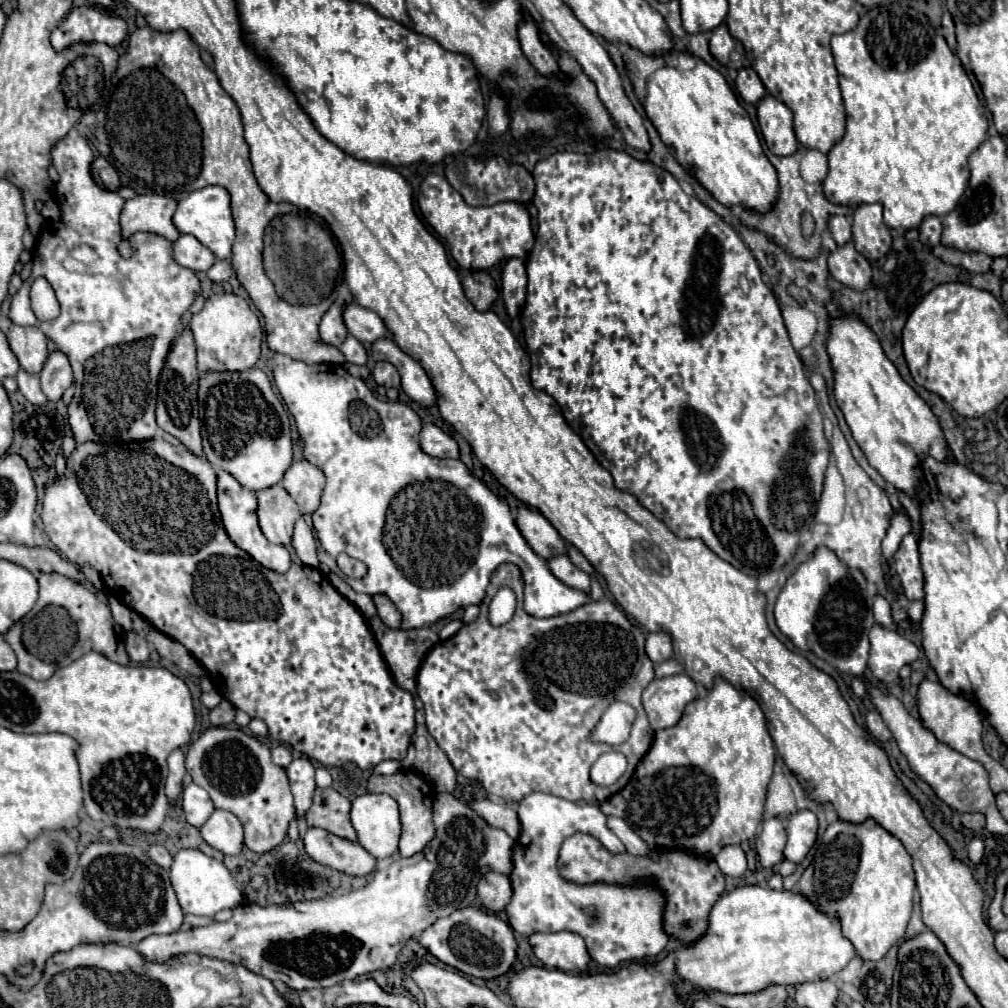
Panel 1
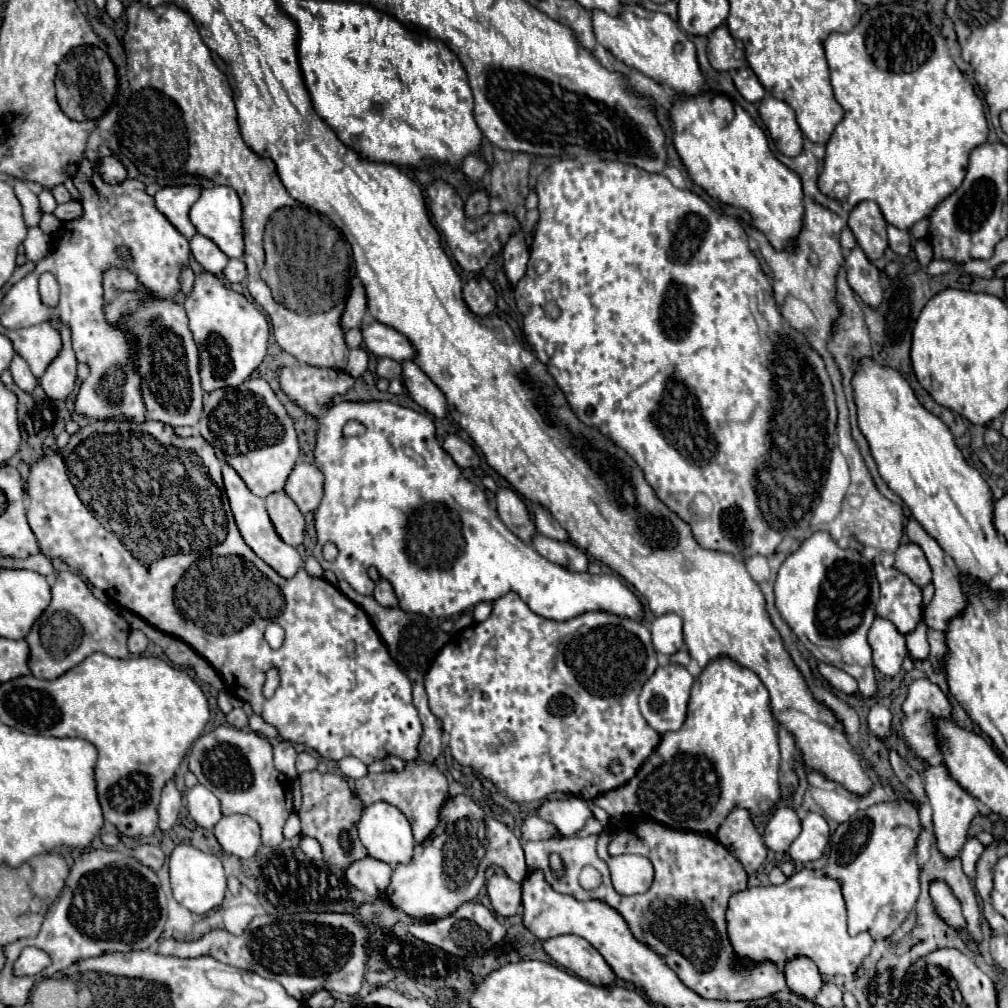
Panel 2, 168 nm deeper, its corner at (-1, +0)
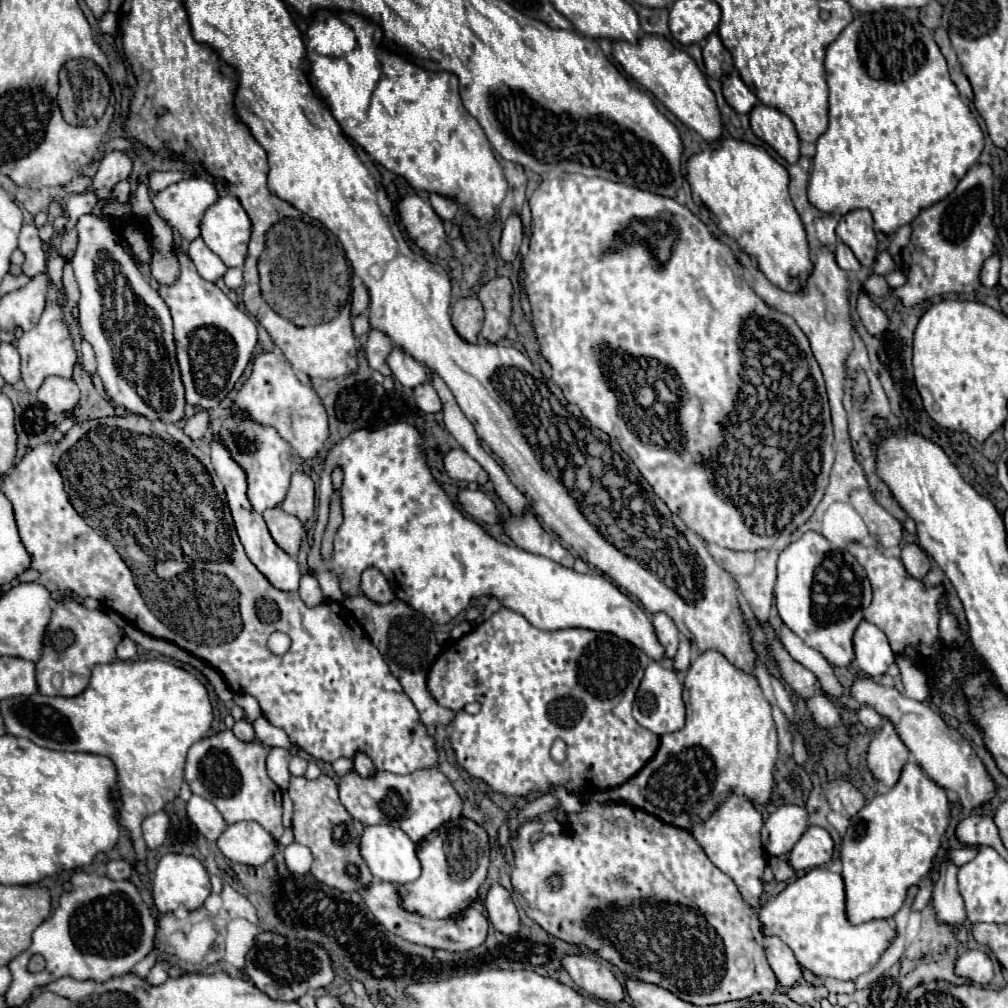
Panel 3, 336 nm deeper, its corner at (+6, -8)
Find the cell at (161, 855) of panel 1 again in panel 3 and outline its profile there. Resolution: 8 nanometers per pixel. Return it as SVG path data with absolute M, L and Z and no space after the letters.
M109 860L107 862L107 876L113 876L113 880L127 880L135 872L135 866L127 860Z

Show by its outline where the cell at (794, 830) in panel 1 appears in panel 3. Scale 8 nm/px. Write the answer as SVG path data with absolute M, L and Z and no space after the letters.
M809 826L789 854L789 864L795 870L809 870L823 866L833 856L833 840L821 826Z

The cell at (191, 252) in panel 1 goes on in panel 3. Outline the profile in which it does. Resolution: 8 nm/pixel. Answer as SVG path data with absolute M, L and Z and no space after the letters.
M197 238L189 244L189 258L193 260L201 278L205 278L209 282L219 280L227 272L227 266L221 262L221 258L217 254L213 254L201 238Z

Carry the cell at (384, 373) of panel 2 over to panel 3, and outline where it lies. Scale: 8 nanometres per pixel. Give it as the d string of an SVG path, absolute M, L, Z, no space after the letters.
M371 330L367 336L367 344L365 344L365 352L367 352L367 360L369 366L377 372L381 372L383 376L391 376L387 364L385 364L385 356L391 352L393 342L389 336L385 336L379 330Z

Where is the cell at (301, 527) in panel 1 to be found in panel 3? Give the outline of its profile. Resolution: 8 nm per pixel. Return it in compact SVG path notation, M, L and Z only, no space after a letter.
M303 572L303 576L301 576L299 594L305 600L305 604L309 604L309 606L315 606L315 604L319 604L319 602L325 600L321 596L321 588L317 584L317 578L313 574L309 574L309 572Z

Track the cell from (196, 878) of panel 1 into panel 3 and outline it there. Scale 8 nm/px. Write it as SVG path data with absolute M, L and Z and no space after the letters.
M165 854L155 870L153 878L153 900L155 906L161 914L165 912L175 912L177 908L185 908L189 912L203 908L205 900L211 894L211 882L209 882L209 872L199 862L195 856L185 856L185 854Z

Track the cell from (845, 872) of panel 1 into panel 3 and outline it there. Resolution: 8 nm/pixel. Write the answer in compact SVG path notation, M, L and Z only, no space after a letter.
M907 762L897 786L881 796L875 796L853 818L851 826L843 834L839 858L843 864L841 876L845 882L845 914L851 924L863 924L871 920L891 920L907 900L909 888L917 886L933 868L933 858L941 846L945 830L949 826L949 800L945 790L937 786L921 766Z

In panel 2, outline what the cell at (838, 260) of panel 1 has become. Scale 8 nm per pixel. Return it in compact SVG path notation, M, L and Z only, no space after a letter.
M856 246L844 262L844 268L848 272L848 282L854 288L854 292L862 298L864 304L870 308L878 308L882 300L882 286L880 286L880 270L866 258L860 246Z

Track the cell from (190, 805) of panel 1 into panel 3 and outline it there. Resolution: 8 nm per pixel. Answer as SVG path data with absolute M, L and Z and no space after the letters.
M191 796L191 800L187 802L187 816L195 830L209 842L215 842L217 836L227 828L217 808L201 796Z

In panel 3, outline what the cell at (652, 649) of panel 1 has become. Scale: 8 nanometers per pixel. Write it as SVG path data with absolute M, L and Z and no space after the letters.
M663 612L653 616L653 628L657 634L657 640L661 642L661 646L665 648L665 658L673 660L677 646L679 646L679 630L673 624L673 620L669 616L665 616Z

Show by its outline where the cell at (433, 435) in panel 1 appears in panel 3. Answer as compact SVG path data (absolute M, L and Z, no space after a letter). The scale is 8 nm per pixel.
M463 448L449 450L445 454L443 462L445 462L447 474L453 480L459 480L459 482L477 482L479 486L483 486L489 480L487 472Z

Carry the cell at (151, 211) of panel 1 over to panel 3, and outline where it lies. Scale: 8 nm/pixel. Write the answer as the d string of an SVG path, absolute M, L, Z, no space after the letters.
M205 178L181 180L151 198L155 212L189 242L199 236L201 216L215 200L217 190Z

